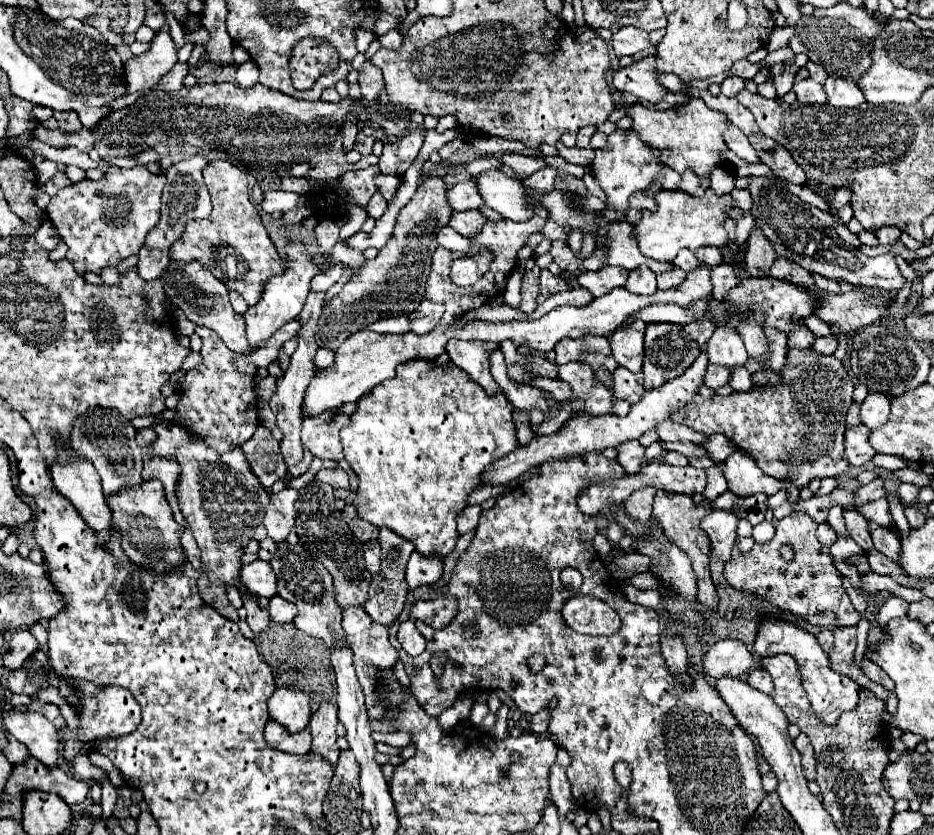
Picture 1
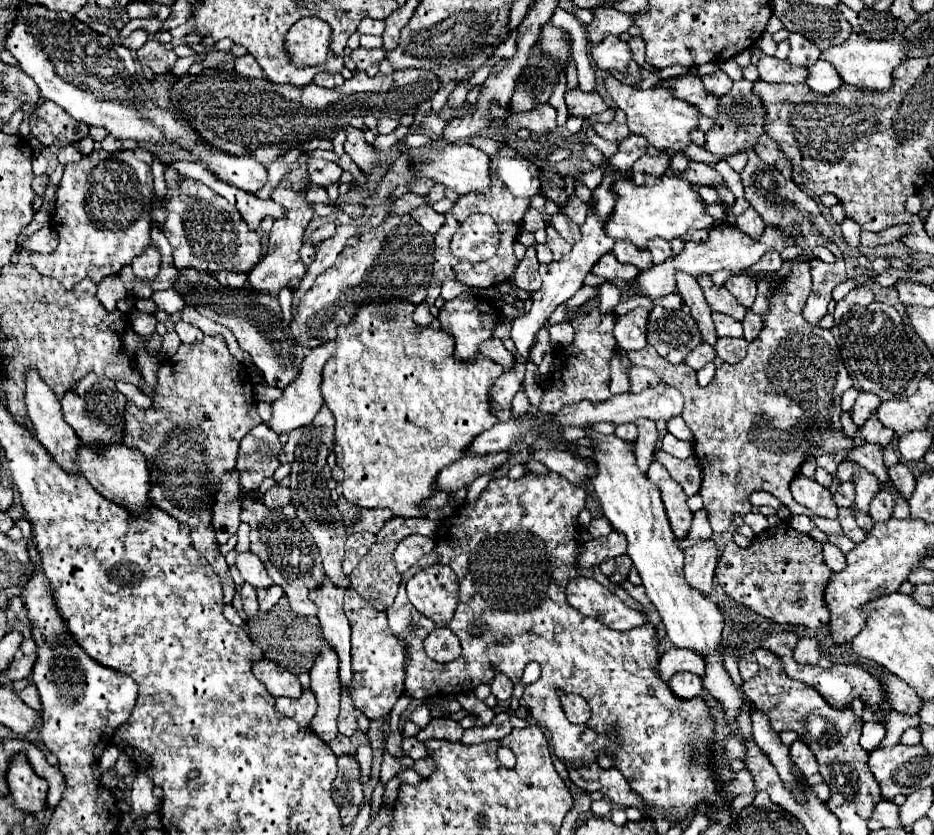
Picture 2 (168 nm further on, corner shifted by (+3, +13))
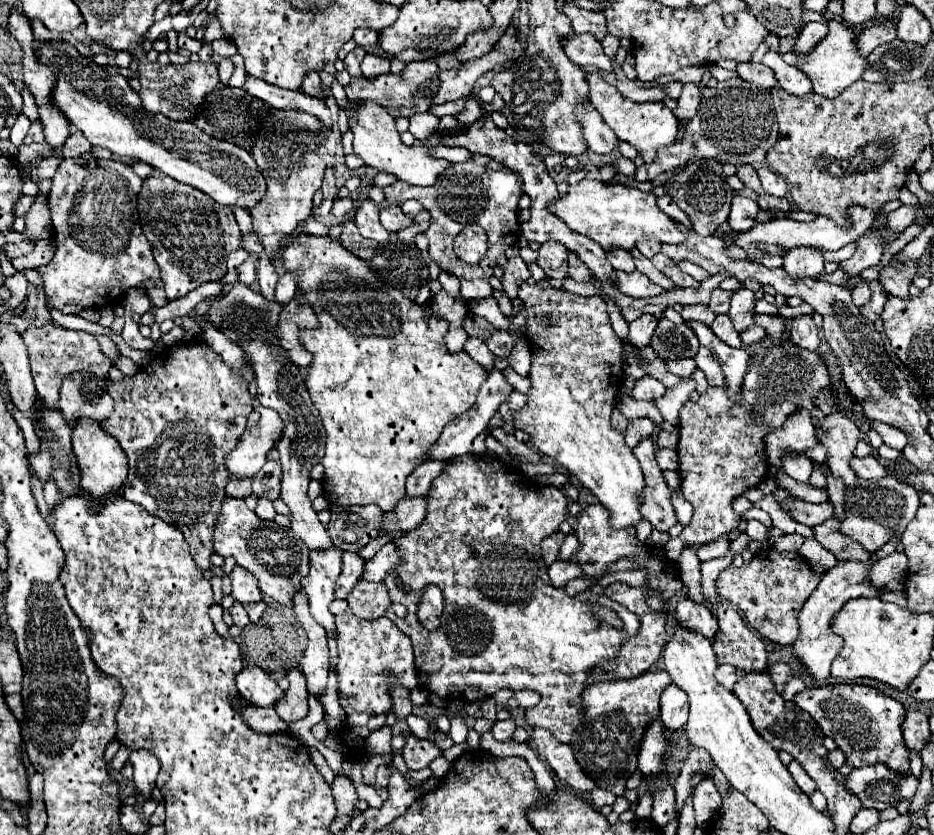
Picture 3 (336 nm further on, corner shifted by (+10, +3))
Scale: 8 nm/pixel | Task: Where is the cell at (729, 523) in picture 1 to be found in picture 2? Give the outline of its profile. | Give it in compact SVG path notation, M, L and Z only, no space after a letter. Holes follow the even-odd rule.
M703 540L685 552L685 580L703 596L711 596L717 568L717 546L713 540Z

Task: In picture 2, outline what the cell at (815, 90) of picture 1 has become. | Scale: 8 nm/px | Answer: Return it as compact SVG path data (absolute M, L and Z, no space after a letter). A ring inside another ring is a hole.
M773 56L761 58L757 70L763 82L789 82L789 84L805 82L805 68L795 66L787 60L777 60Z

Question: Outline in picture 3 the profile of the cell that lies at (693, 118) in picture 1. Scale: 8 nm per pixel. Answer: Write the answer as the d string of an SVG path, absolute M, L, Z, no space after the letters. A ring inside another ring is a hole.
M592 72L586 78L588 78L588 84L590 84L590 100L592 100L594 108L600 112L604 122L616 132L618 140L624 140L624 142L636 146L636 150L644 158L644 162L654 162L656 152L662 146L668 146L668 144L672 144L676 140L678 120L664 104L632 102L626 96L618 94L618 90L614 86L604 82L598 72Z

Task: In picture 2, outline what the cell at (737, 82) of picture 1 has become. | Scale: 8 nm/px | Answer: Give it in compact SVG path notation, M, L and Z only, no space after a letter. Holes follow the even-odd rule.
M717 70L713 74L707 74L707 76L701 76L701 82L703 82L705 90L713 96L723 96L725 92L729 92L729 88L733 84L733 80L721 70Z

